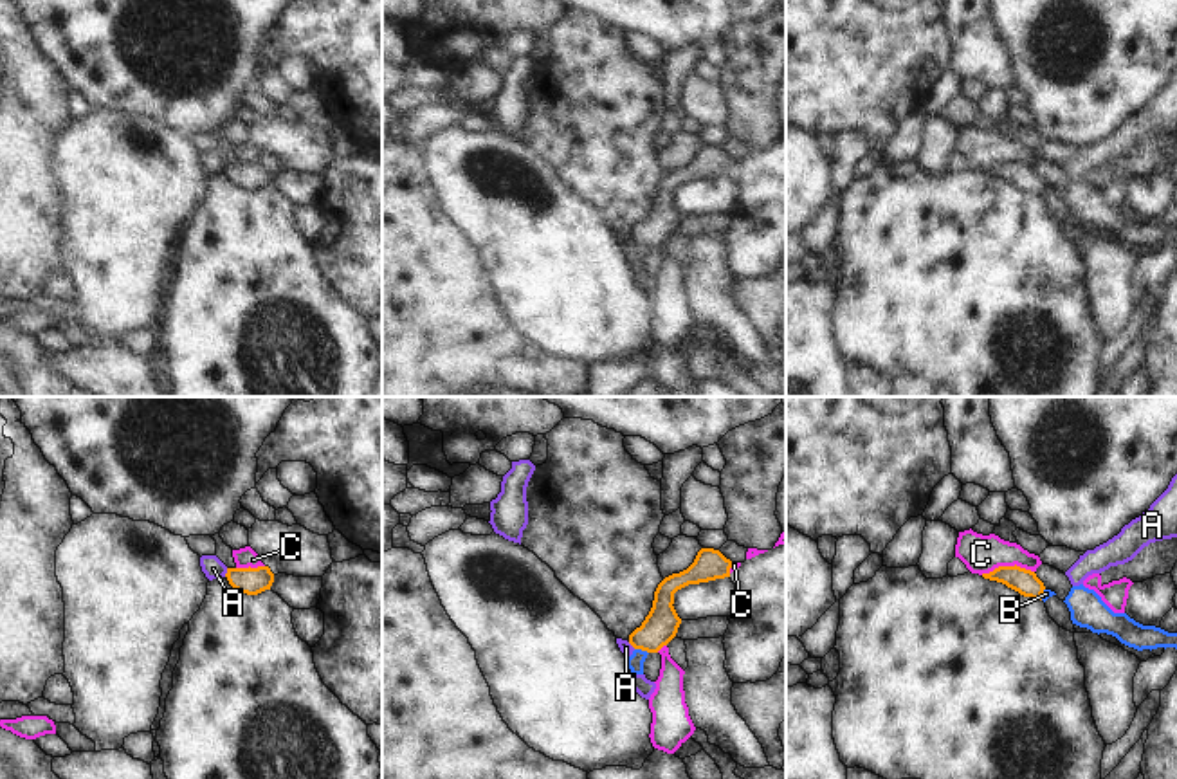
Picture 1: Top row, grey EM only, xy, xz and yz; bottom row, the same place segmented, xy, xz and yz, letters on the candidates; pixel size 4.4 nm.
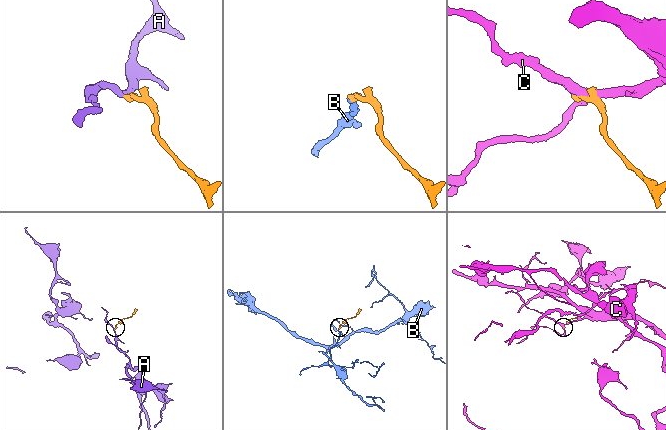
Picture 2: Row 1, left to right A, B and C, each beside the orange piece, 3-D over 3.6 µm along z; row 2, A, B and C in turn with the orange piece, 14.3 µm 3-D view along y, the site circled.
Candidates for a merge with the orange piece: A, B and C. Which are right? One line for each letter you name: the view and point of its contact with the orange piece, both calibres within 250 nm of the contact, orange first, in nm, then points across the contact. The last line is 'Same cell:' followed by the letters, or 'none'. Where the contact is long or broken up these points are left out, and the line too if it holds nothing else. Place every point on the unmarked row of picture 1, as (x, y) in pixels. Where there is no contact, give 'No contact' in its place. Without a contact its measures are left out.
B: Touches orange at xz (642, 246). Thickness 160 nm (orange) against 80 nm. Path across: xz (660, 222), (642, 246), (635, 258)
Same cell: B

